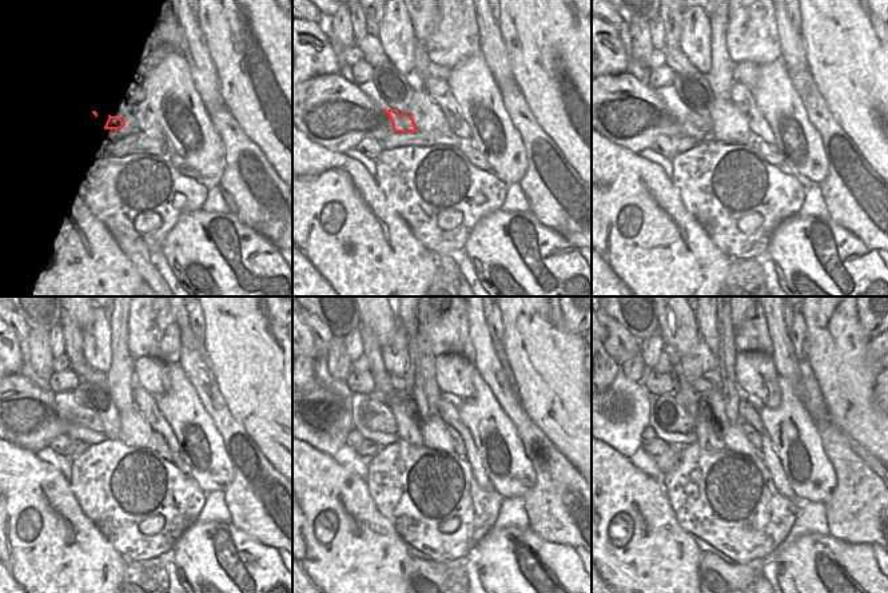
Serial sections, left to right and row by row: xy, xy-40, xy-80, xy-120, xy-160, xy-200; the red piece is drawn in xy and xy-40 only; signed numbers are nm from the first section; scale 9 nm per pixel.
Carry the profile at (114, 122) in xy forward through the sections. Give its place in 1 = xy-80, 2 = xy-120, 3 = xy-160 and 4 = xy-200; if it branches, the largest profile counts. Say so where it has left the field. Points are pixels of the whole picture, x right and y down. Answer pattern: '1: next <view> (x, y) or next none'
1: next xy-80 (691, 118)
2: next xy-120 (82, 416)
3: next xy-160 (367, 413)
4: next xy-200 (668, 413)

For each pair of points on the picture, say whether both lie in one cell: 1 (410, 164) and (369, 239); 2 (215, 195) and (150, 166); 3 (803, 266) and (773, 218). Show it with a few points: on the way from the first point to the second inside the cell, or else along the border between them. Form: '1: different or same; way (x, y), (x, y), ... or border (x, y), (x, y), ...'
1: different; border (374, 175), (374, 180), (389, 206), (409, 226)
2: different; border (208, 190), (202, 207)
3: different; border (797, 213), (787, 218), (776, 229), (764, 254)

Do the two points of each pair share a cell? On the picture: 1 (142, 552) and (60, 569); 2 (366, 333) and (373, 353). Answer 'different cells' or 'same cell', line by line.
1: different cells
2: same cell

